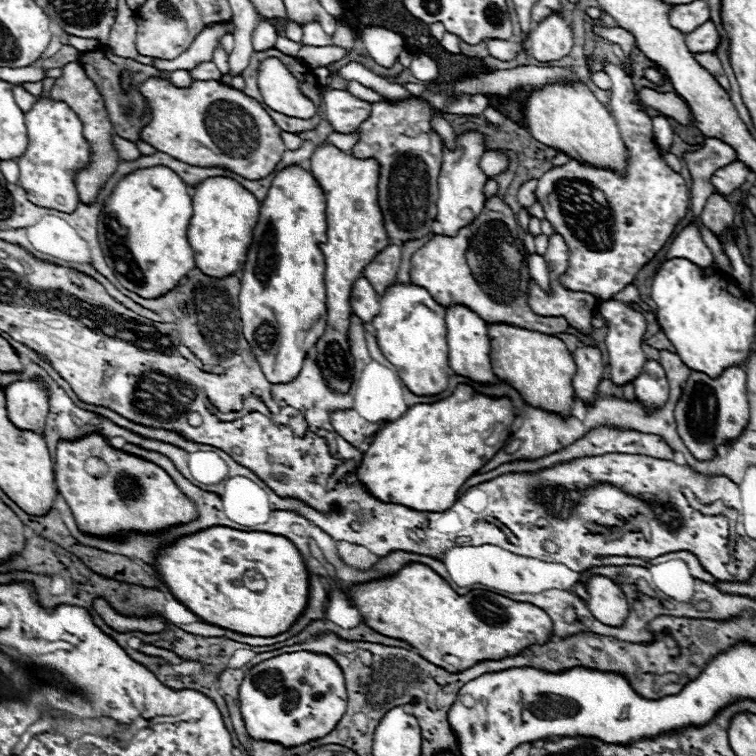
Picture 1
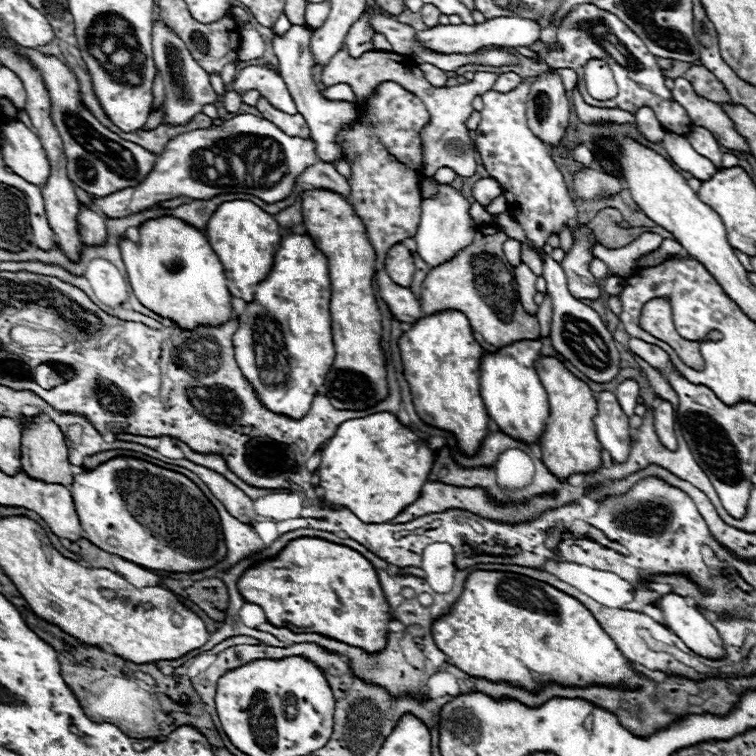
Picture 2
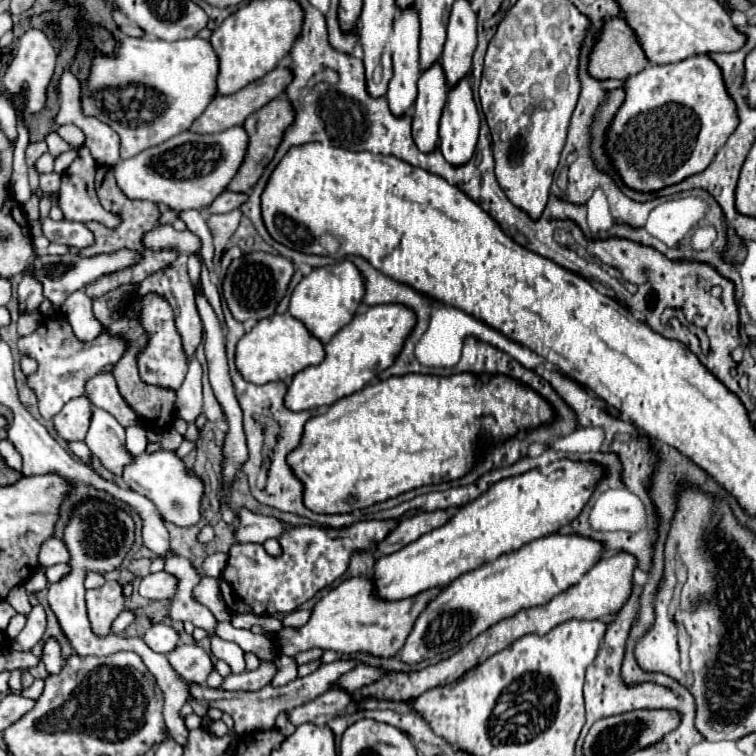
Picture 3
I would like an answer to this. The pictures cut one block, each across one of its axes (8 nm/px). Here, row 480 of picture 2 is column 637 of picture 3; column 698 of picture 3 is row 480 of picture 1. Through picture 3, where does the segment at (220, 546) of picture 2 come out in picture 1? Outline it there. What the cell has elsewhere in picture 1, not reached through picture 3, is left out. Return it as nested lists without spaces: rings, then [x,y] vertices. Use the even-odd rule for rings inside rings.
[[[98,432],[86,434],[78,440],[58,440],[54,482],[64,500],[68,500],[78,528],[92,536],[108,538],[128,530],[158,532],[196,516],[194,504],[176,488],[172,478],[160,466],[112,448]],[[92,456],[106,462],[106,476],[94,478],[84,470],[86,458]]]

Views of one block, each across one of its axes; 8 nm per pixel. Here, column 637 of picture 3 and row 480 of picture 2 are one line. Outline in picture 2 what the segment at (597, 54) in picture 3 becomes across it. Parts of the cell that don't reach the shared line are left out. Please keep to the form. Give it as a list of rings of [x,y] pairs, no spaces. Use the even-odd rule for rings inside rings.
[[[38,420],[28,428],[22,426],[22,456],[20,456],[20,470],[34,480],[42,480],[48,484],[62,484],[66,488],[74,482],[74,468],[68,460],[68,448],[64,442],[62,430],[50,420]]]

